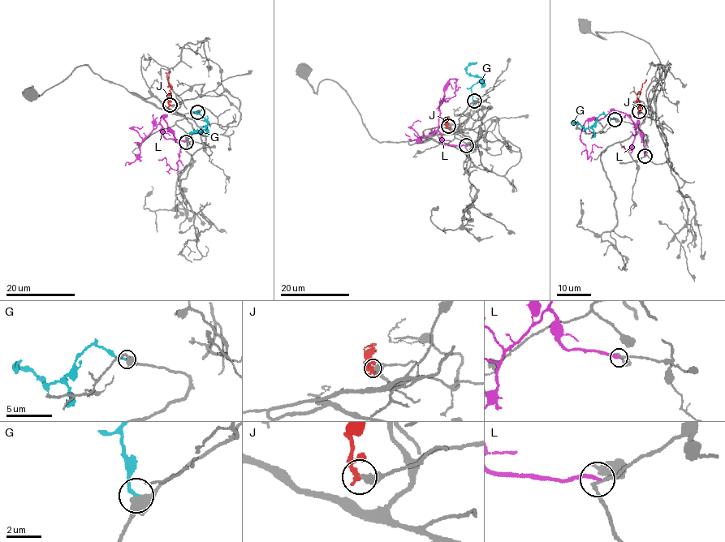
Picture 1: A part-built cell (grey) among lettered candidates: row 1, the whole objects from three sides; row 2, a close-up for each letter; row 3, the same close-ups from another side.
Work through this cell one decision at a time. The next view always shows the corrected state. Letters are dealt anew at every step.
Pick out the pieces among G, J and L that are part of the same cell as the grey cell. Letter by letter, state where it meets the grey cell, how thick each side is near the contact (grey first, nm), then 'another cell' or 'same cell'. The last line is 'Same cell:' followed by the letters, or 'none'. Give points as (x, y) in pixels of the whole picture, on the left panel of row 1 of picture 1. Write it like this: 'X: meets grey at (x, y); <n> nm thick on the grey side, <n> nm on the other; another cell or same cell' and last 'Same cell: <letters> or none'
G: meets grey at (197, 112); 550 nm thick on the grey side, 200 nm on the other; another cell
J: meets grey at (170, 105); 420 nm thick on the grey side, 320 nm on the other; another cell
L: meets grey at (186, 142); 160 nm thick on the grey side, 240 nm on the other; another cell
Same cell: none

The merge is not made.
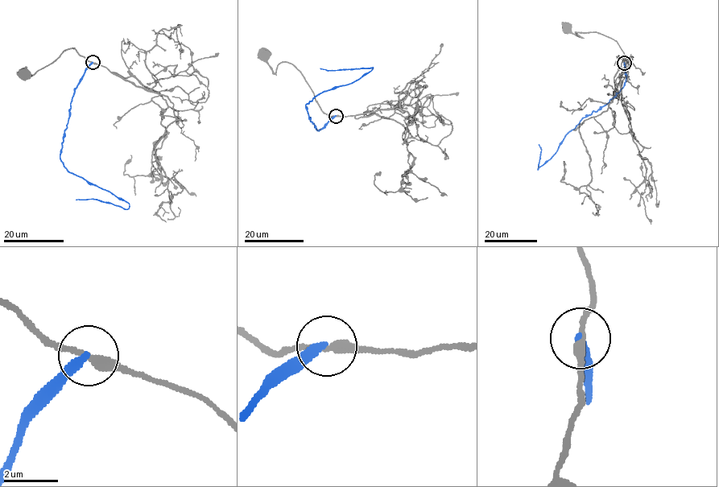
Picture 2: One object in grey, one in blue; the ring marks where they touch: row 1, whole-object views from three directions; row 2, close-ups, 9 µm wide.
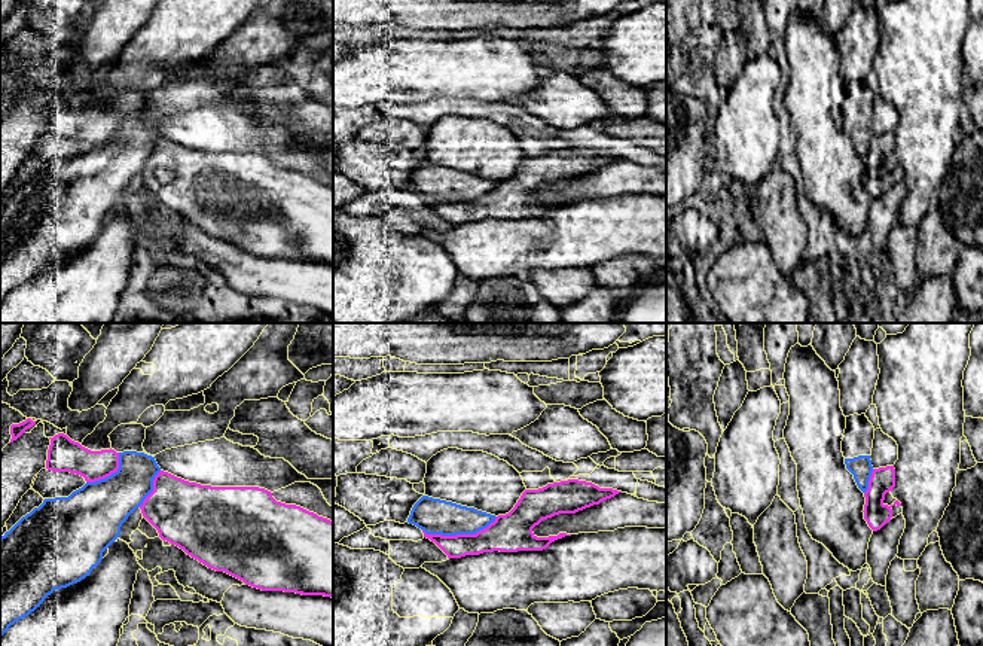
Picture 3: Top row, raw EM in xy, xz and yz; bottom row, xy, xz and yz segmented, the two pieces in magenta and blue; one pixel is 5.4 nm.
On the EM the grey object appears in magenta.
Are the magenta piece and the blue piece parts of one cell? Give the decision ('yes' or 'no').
no

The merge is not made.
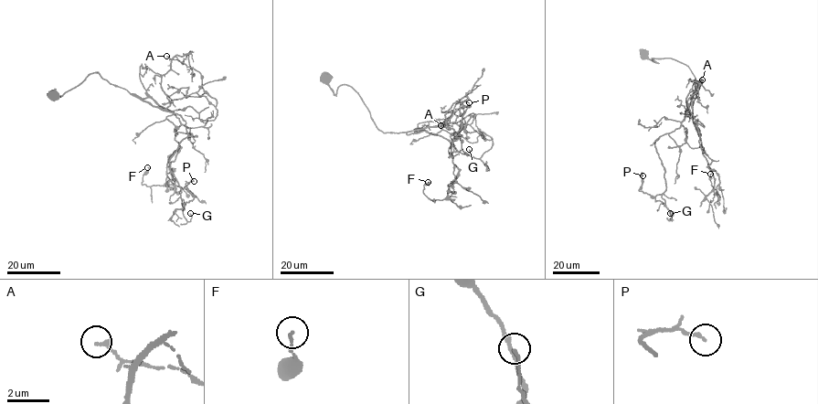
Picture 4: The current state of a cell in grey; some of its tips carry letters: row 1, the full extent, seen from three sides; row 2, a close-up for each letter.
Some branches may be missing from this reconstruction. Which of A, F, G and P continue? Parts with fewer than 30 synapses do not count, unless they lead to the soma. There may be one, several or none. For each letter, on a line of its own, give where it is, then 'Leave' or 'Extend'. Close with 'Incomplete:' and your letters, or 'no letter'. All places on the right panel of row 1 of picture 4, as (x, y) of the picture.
A: Place: (702, 79). Leave
F: Place: (710, 174). Leave
G: Place: (670, 213). Leave
P: Place: (642, 175). Leave
Incomplete: no letter

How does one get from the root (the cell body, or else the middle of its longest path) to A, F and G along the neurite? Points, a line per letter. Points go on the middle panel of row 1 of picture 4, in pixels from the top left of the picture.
A: (326, 78), (334, 94), (341, 85), (353, 89), (383, 132), (454, 122), (492, 139), (473, 112), (440, 125)
F: (326, 78), (334, 94), (353, 89), (380, 131), (449, 141), (459, 175), (442, 200), (423, 192), (428, 182)
G: (326, 78), (334, 94), (341, 85), (353, 89), (386, 132), (453, 122), (461, 101), (446, 123), (469, 149)

